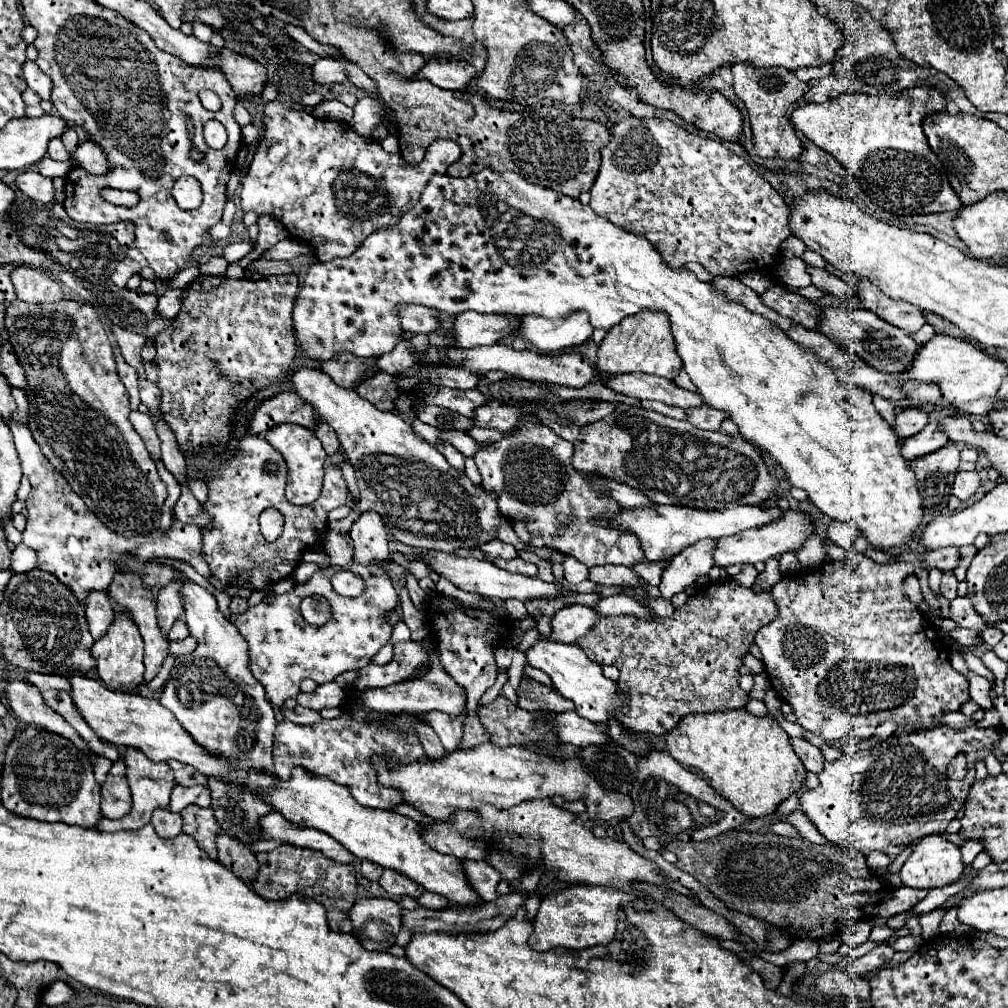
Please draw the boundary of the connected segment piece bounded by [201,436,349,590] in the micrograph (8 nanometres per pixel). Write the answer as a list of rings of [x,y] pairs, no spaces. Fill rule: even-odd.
[[[249,436],[239,442],[239,448],[231,462],[221,464],[215,474],[209,474],[209,500],[203,510],[213,516],[213,528],[203,532],[203,558],[207,560],[211,574],[221,582],[243,582],[257,590],[263,590],[283,576],[291,576],[299,566],[305,550],[315,548],[325,538],[327,514],[347,504],[347,484],[341,474],[345,456],[337,452],[325,460],[325,480],[317,502],[309,506],[295,506],[285,498],[285,460],[267,444],[261,436]],[[267,508],[275,508],[285,514],[285,528],[275,542],[267,542],[259,530],[259,514]]]

